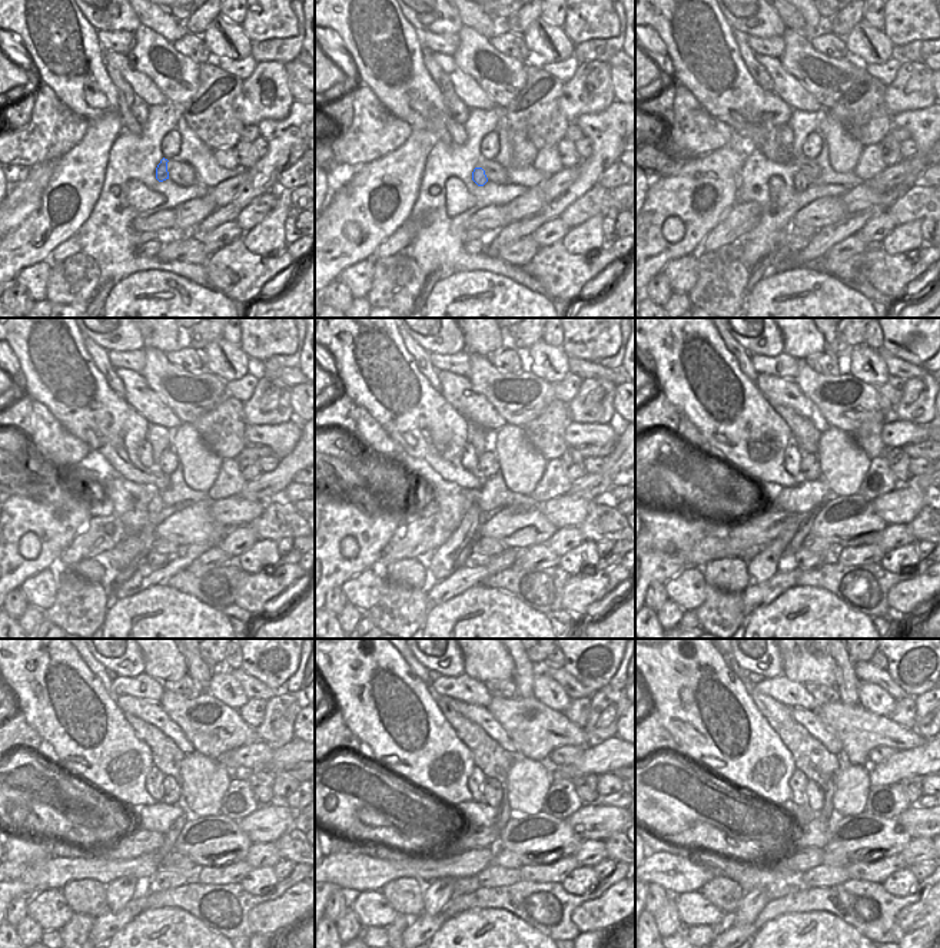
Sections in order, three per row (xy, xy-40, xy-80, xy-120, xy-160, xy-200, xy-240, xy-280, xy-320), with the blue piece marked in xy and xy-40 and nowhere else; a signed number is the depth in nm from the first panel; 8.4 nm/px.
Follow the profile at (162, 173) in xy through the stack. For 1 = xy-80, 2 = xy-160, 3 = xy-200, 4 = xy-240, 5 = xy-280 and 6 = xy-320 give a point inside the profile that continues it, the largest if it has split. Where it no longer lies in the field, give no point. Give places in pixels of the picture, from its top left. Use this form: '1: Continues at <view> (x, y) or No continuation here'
1: Continues at xy-80 (800, 182)
2: Continues at xy-160 (447, 559)
3: Continues at xy-200 (763, 566)
4: Continues at xy-240 (119, 892)
5: Continues at xy-280 (438, 892)
6: Continues at xy-320 (753, 902).

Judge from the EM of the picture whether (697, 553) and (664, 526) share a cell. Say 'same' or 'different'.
different

